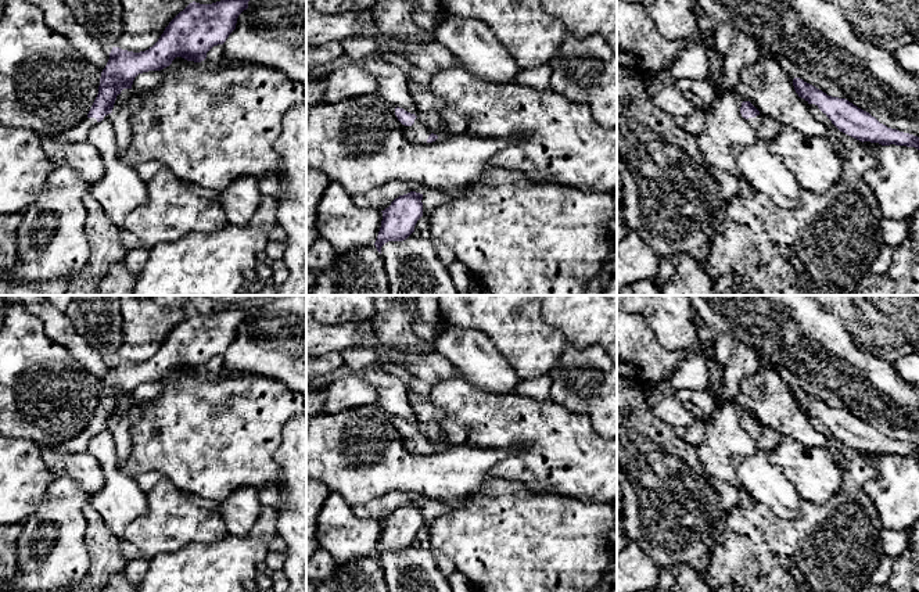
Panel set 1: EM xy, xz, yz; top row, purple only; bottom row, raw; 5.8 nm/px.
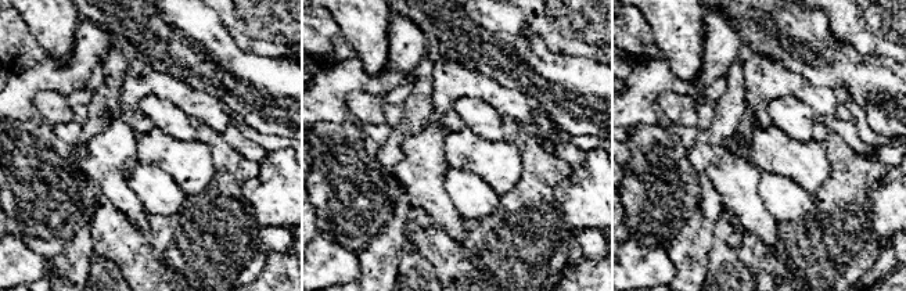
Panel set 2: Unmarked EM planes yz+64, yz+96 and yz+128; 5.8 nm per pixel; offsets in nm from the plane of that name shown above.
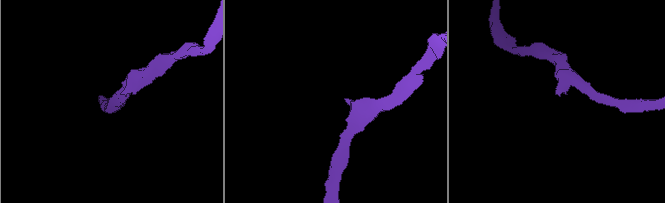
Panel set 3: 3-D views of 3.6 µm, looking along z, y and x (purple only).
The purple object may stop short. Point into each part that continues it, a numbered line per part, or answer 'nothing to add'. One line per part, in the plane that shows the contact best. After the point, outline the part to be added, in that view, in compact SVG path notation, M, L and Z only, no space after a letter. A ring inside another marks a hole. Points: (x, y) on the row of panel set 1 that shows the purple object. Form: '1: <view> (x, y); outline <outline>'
1: xz (417, 132); outline M419 116L414 119L412 126L405 126L401 122L398 126L403 130L405 137L412 143L427 143L427 139L431 134L431 130L421 123Z

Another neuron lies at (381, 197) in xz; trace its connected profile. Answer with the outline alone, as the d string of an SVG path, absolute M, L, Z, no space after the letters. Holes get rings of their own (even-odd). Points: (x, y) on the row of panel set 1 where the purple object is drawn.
M390 182L366 194L355 195L352 200L356 207L384 211L399 195L408 194L410 191L423 194L424 190L424 187L416 183Z

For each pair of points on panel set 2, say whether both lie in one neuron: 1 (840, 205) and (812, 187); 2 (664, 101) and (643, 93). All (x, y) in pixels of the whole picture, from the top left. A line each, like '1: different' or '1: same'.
1: different
2: different

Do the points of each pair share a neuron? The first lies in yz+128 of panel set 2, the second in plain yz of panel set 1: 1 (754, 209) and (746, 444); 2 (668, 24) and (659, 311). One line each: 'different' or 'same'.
1: same
2: same

